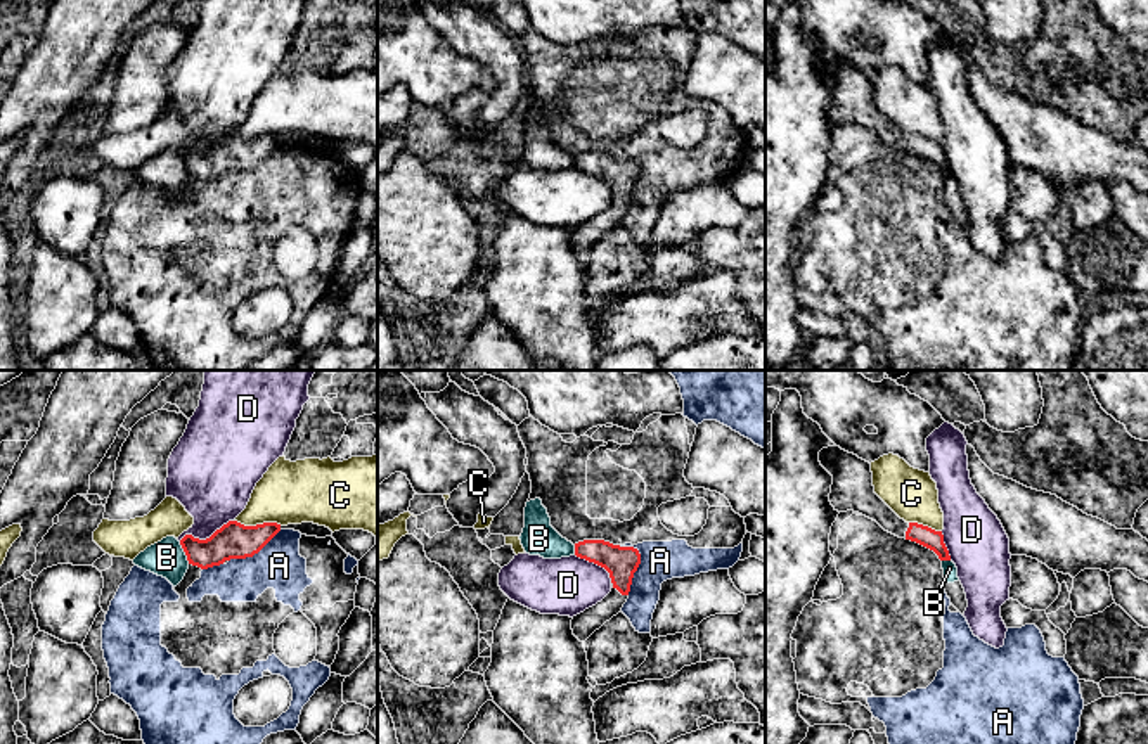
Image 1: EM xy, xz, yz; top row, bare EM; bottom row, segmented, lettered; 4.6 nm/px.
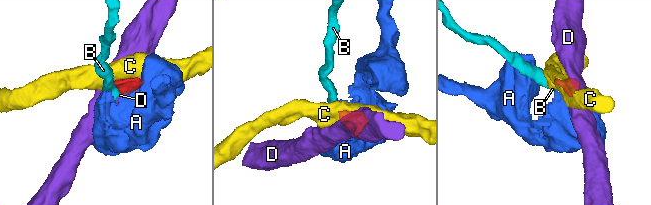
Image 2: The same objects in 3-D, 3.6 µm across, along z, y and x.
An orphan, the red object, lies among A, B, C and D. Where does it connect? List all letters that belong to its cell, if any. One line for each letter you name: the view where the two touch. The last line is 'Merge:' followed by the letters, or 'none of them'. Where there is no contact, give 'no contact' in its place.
Merge: none of them

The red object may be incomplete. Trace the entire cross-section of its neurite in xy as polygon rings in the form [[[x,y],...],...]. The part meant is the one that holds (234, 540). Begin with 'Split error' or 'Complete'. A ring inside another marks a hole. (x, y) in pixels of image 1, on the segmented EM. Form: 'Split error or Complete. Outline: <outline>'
Complete. Outline: [[[229,521],[216,529],[210,538],[199,540],[185,535],[180,545],[187,555],[189,564],[201,569],[220,566],[230,559],[246,559],[258,554],[277,533],[281,524],[263,523],[256,526],[244,526],[237,521]]]

